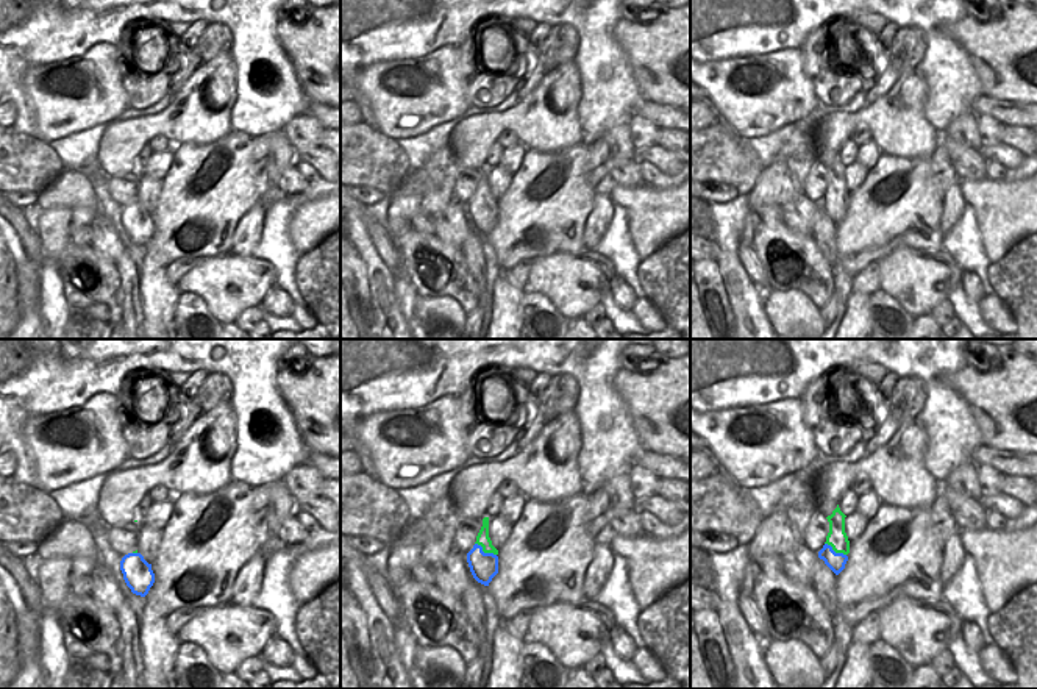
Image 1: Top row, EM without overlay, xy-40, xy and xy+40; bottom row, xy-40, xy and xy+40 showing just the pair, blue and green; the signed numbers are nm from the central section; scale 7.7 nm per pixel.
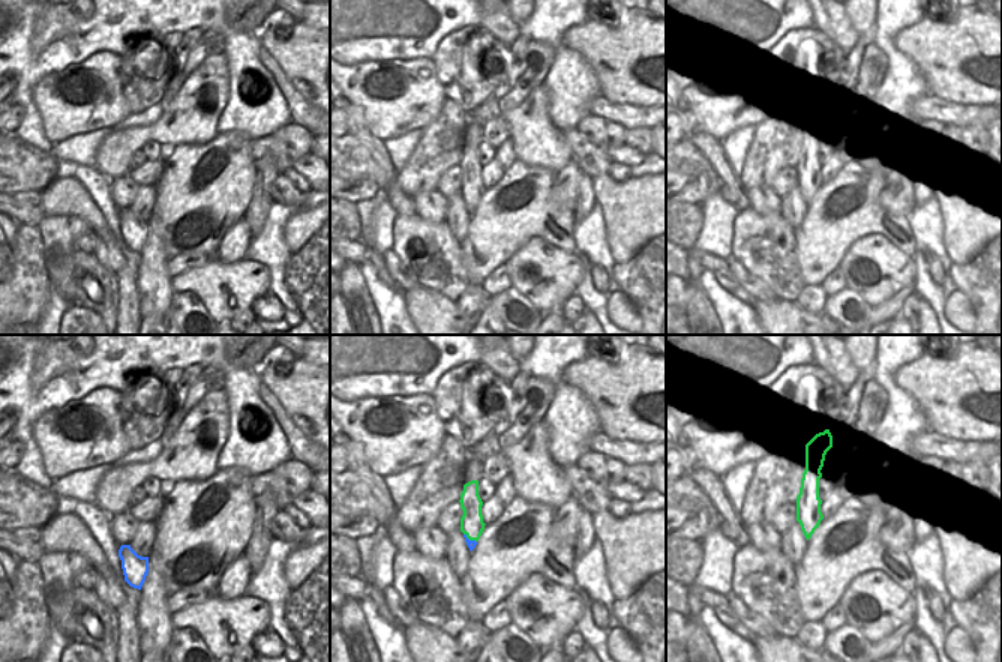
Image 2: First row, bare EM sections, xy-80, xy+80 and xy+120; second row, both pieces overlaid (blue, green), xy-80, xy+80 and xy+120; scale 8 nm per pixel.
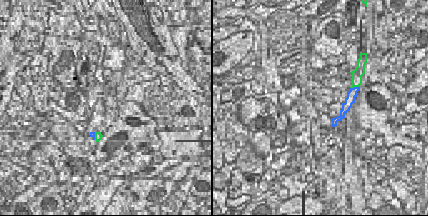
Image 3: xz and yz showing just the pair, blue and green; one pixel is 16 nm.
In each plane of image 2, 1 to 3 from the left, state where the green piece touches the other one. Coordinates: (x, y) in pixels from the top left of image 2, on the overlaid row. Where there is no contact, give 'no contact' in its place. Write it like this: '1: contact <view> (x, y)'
1: no contact
2: contact xy+80 (468, 539)
3: no contact

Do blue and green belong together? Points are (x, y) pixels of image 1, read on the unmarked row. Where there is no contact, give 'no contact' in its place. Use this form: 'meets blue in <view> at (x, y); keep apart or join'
meets blue in xy at (483, 202); keep apart

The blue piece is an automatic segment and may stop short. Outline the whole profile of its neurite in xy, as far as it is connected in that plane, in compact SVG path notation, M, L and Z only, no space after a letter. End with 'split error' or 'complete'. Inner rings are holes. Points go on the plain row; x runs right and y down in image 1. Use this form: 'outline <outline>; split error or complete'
outline M478 194L467 203L467 212L473 228L484 236L489 236L492 228L498 223L498 206L484 203Z; complete

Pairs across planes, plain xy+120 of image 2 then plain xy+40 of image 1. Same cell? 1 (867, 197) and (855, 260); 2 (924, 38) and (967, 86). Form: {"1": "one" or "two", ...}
{"1": "one", "2": "two"}

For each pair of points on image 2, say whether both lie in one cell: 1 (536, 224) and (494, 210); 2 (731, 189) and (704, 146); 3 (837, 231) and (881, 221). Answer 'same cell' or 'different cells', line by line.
1: same cell
2: same cell
3: same cell

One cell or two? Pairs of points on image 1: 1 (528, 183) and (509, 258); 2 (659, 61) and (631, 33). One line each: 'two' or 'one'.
1: one
2: one

